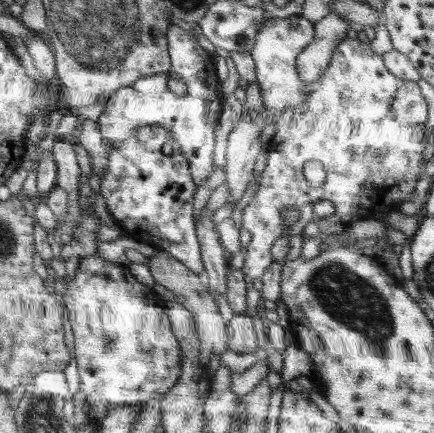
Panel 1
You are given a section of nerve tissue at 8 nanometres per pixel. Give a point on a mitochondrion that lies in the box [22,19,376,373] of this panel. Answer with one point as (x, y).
(109, 340)

